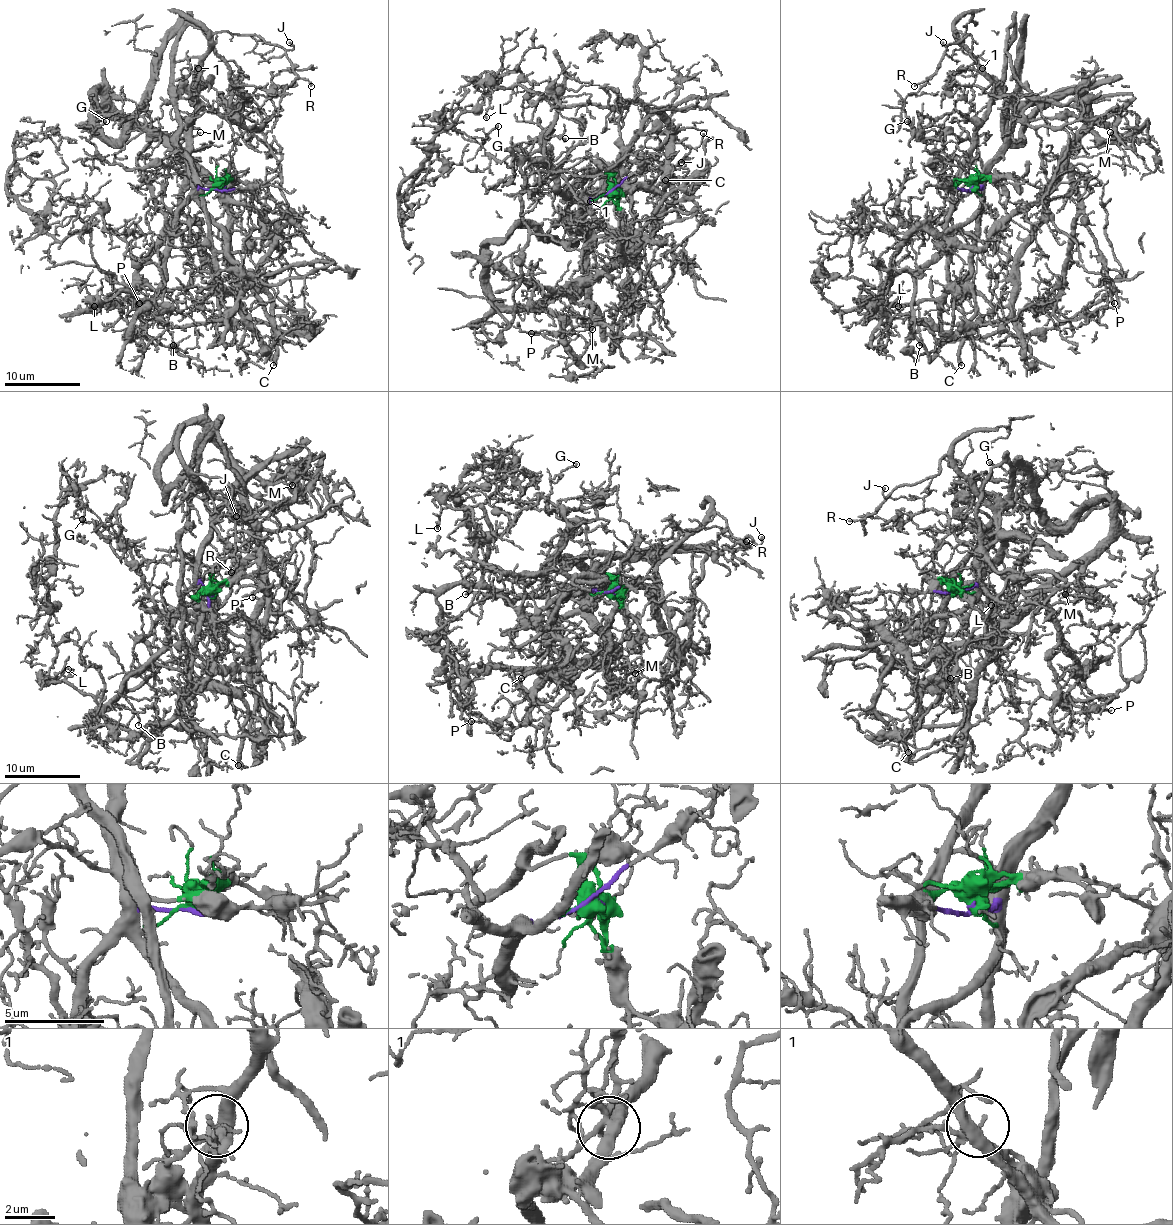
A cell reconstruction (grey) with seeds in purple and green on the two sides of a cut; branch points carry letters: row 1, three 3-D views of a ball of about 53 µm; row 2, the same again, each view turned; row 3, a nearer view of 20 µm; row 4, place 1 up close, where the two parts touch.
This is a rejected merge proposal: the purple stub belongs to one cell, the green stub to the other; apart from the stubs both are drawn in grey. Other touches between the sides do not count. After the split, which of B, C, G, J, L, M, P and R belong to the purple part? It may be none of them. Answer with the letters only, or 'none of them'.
B, G, J, R

